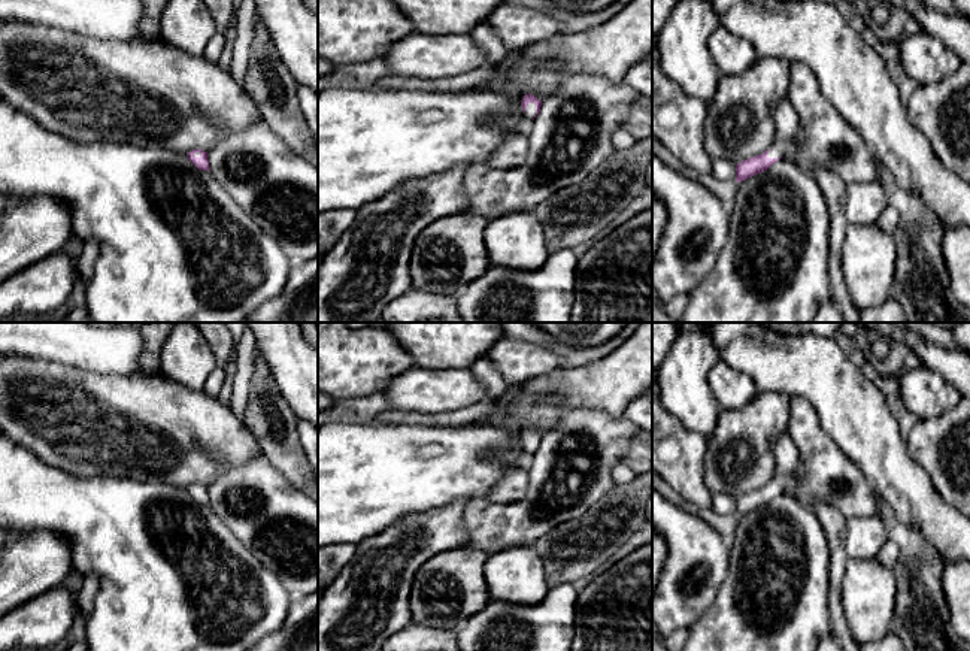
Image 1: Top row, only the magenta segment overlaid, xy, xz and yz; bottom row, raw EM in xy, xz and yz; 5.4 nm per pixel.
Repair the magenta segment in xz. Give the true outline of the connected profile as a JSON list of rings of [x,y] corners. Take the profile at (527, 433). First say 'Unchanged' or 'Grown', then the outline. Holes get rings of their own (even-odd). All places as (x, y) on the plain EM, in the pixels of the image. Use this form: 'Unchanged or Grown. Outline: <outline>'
Grown. Outline: [[[525,429],[521,434],[521,442],[525,449],[527,457],[533,457],[536,449],[539,448],[542,436],[531,429]]]

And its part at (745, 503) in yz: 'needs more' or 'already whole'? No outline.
needs more

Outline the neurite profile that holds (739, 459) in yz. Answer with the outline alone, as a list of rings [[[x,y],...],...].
[[[758,390],[754,399],[739,409],[722,409],[706,440],[704,479],[712,494],[727,493],[734,499],[767,485],[776,473],[775,445],[788,430],[789,396]]]

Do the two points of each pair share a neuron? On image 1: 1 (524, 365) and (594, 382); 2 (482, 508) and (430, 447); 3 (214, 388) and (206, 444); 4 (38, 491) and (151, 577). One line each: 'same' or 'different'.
1: different
2: different
3: different
4: same

